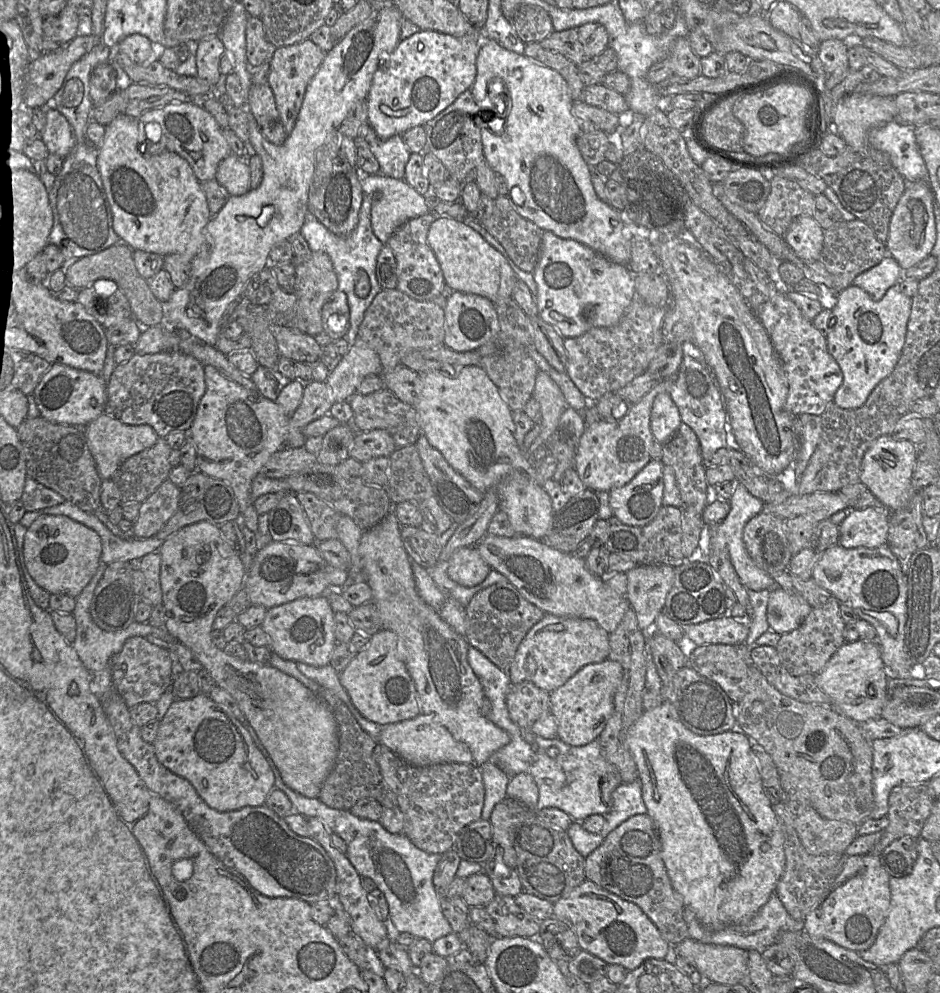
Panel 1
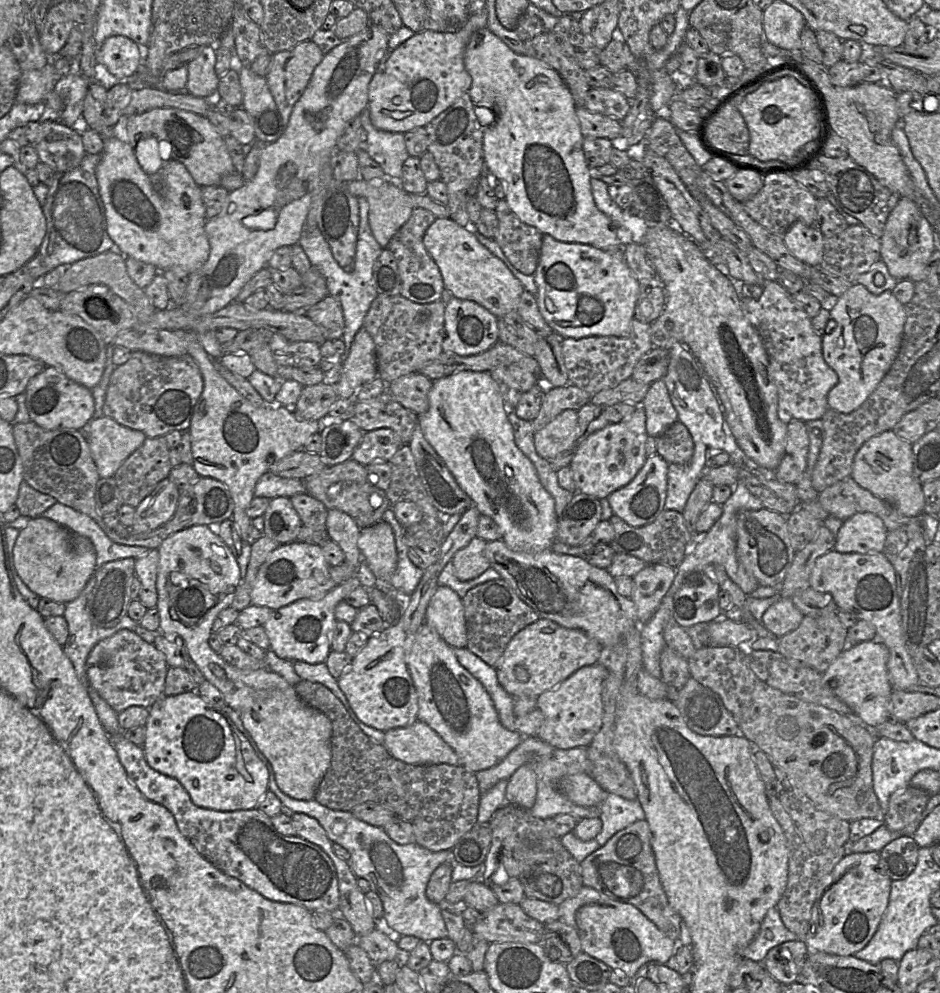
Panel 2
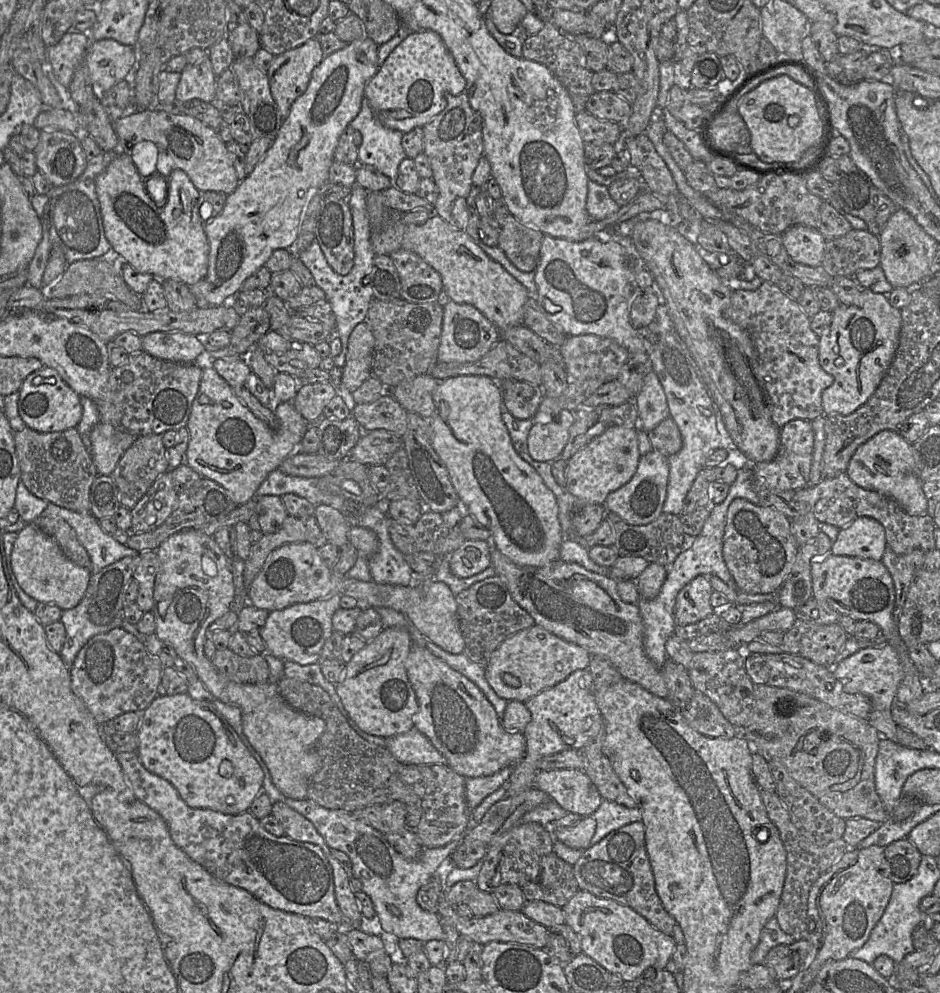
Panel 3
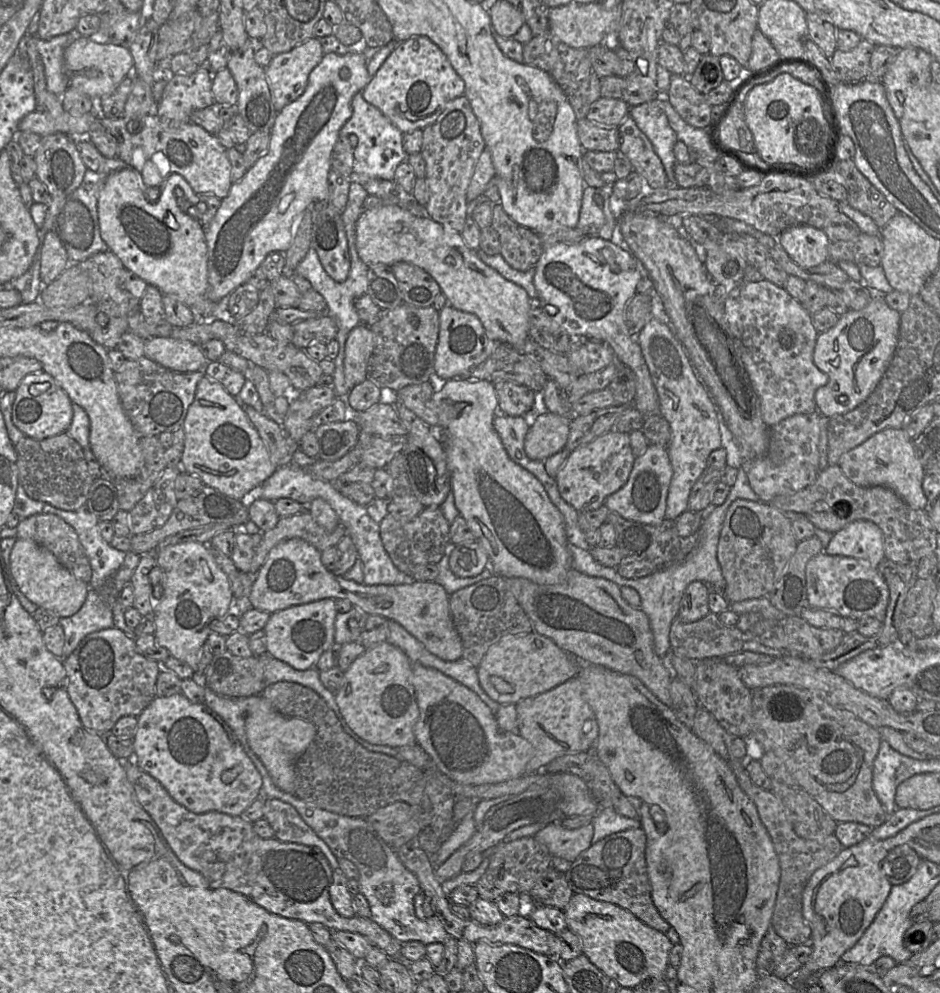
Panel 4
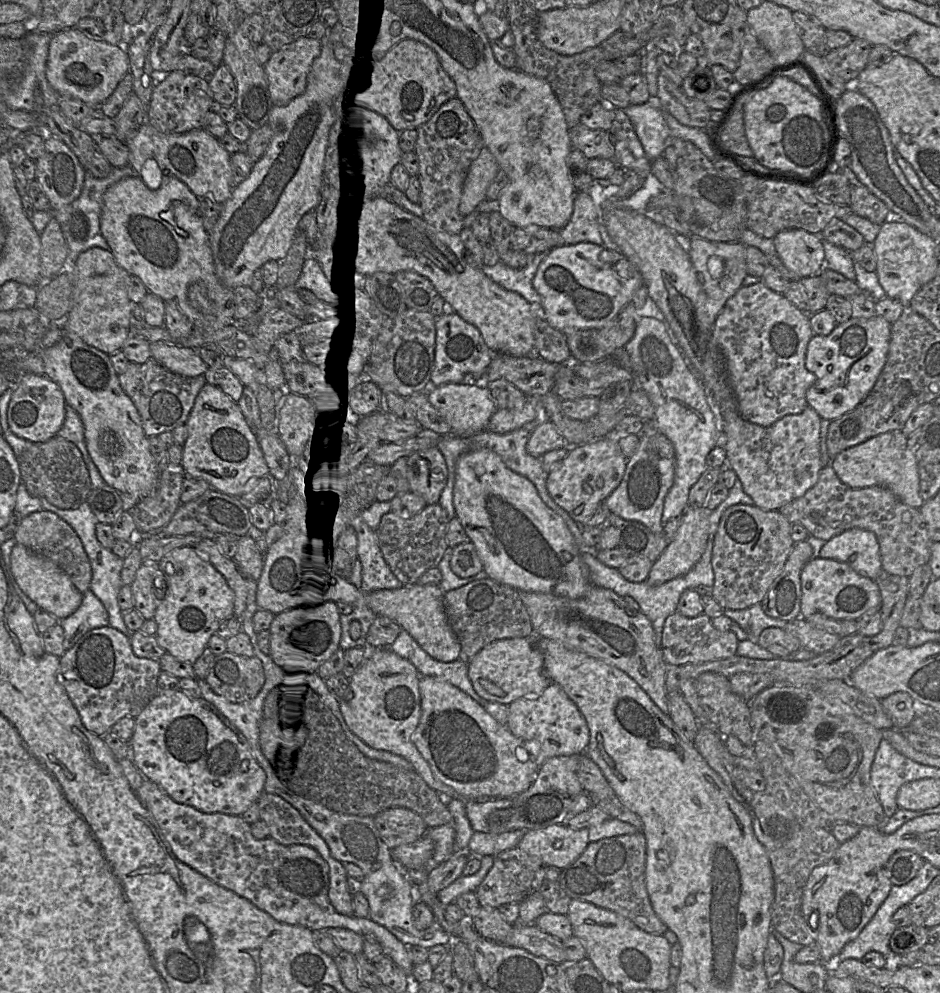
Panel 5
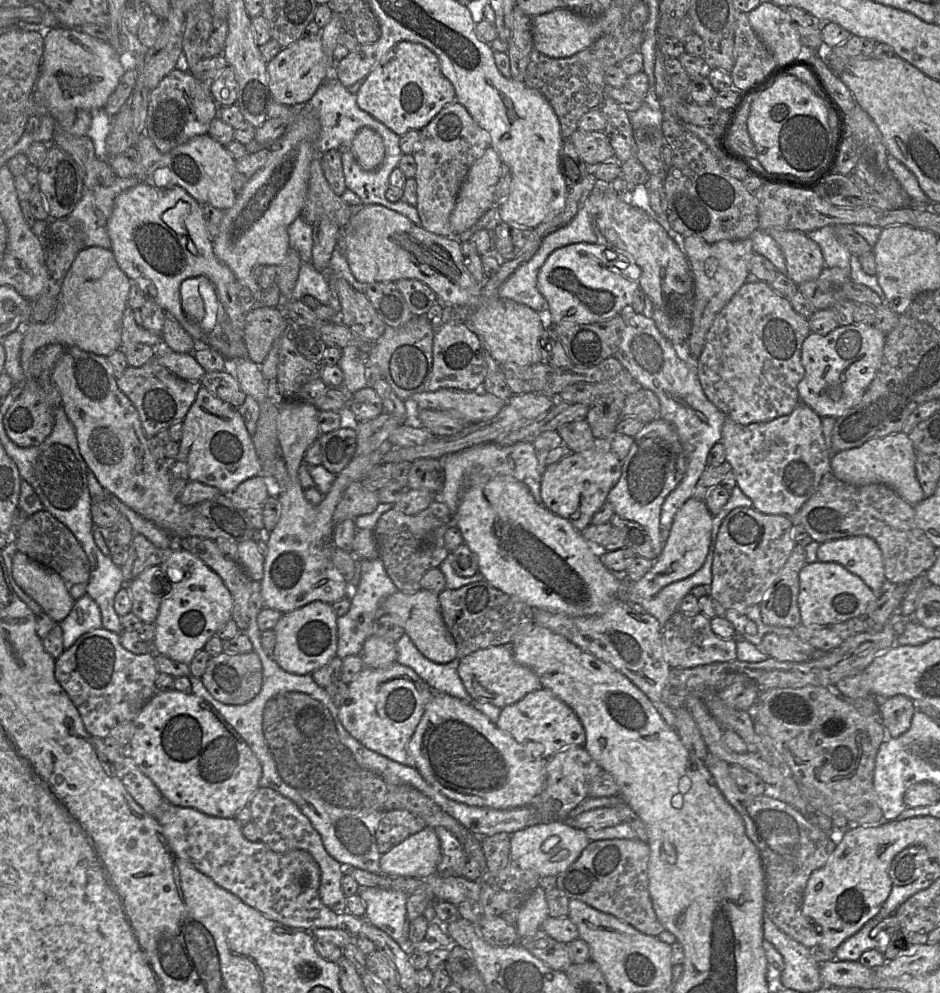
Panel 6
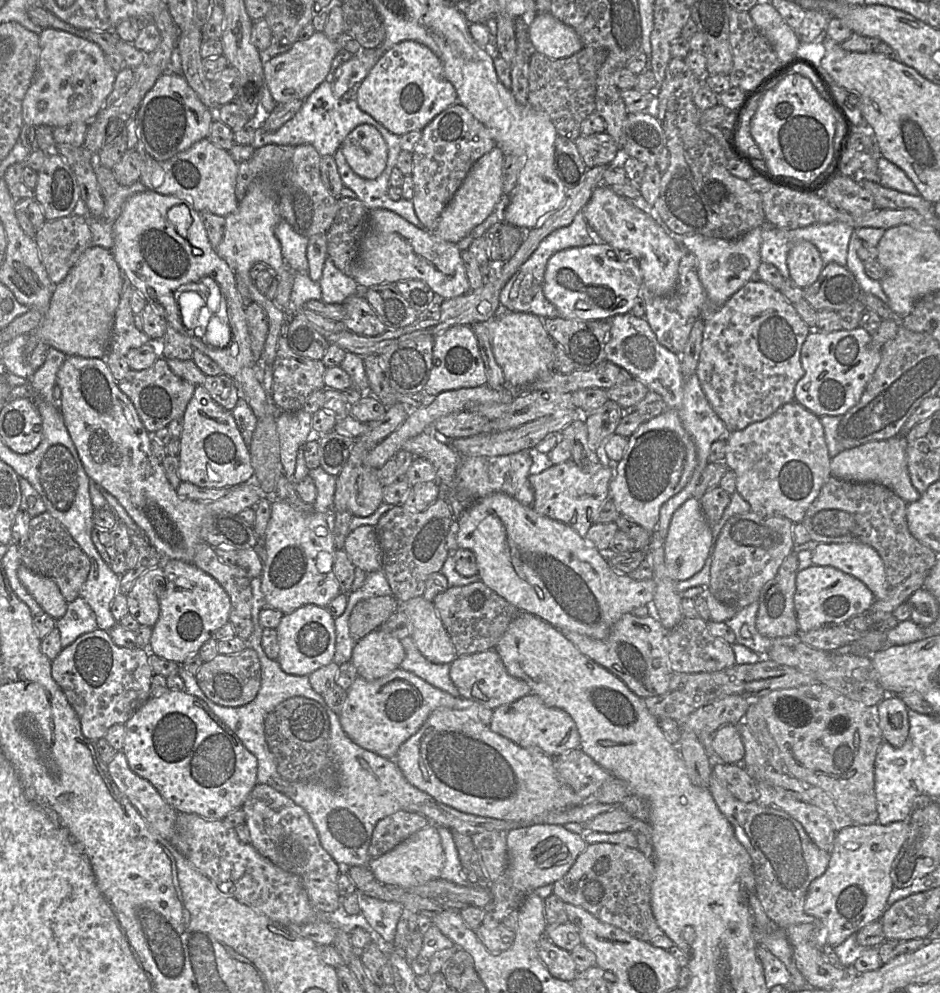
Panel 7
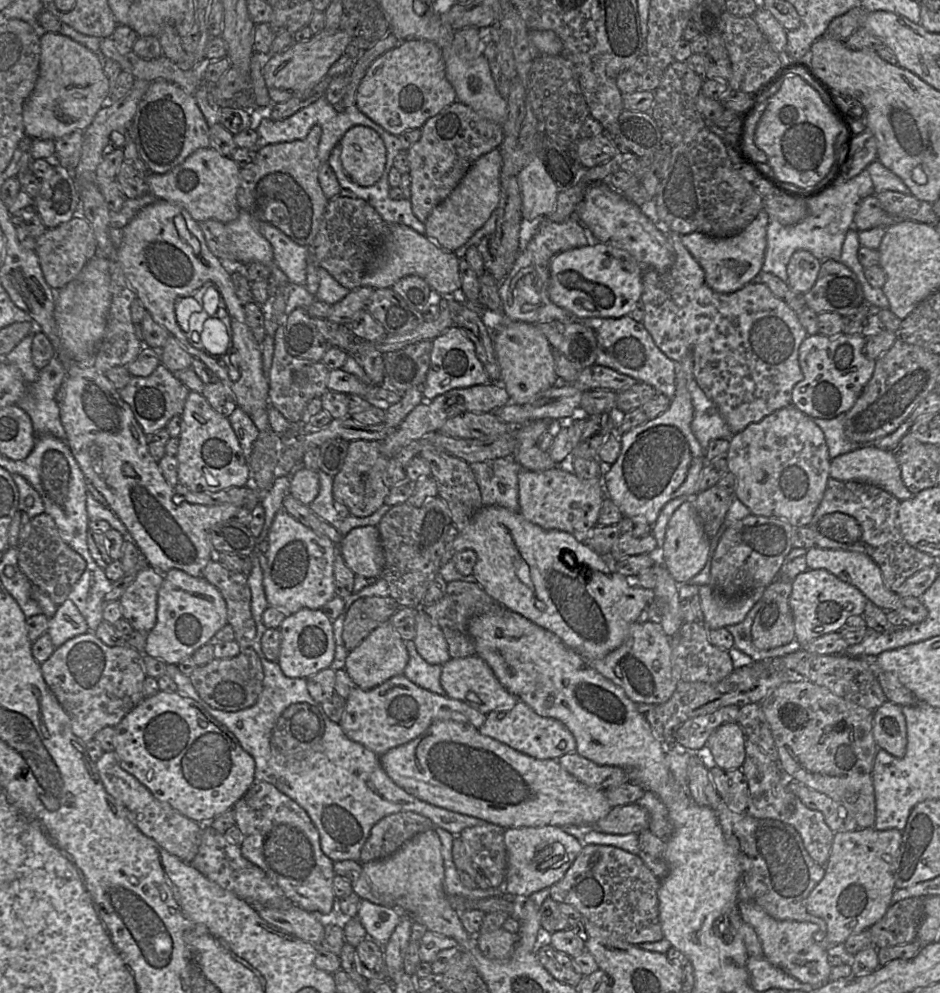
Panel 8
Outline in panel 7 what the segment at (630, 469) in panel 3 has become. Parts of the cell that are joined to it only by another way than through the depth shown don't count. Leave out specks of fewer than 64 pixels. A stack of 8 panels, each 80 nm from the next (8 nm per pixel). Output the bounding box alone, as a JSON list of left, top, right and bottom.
[530,459,614,538]

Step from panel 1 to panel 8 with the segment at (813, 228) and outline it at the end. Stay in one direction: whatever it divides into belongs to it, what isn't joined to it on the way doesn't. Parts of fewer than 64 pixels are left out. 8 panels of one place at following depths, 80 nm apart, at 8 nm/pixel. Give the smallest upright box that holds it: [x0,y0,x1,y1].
[787,250,821,294]

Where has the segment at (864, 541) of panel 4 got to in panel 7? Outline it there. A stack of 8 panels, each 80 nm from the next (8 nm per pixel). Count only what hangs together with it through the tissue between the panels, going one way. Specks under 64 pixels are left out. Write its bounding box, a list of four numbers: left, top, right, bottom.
[811,542,890,600]

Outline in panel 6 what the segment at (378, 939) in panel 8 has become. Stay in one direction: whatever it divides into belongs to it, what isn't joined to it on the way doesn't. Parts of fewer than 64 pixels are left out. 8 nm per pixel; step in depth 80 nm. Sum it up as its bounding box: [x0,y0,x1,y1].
[358,887,414,954]

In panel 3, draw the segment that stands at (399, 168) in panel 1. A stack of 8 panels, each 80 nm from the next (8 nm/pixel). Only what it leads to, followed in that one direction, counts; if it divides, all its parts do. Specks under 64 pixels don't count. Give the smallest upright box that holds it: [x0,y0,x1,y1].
[349,97,407,184]

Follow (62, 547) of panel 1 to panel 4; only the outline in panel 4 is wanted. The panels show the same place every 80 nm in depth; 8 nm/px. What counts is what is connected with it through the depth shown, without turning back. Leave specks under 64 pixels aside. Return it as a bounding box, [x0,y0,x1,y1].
[10,539,89,618]

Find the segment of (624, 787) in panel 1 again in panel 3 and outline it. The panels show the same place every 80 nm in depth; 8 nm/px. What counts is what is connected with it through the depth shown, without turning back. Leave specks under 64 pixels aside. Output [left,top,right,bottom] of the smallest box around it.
[591,800,642,844]

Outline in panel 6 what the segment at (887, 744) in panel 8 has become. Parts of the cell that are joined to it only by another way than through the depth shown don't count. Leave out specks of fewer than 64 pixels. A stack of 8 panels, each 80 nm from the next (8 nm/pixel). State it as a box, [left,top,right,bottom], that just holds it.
[879,695,916,738]

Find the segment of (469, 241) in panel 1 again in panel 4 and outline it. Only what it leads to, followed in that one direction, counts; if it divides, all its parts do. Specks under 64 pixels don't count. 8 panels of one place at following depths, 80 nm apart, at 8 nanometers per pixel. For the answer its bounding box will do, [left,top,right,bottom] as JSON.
[355,205,534,346]

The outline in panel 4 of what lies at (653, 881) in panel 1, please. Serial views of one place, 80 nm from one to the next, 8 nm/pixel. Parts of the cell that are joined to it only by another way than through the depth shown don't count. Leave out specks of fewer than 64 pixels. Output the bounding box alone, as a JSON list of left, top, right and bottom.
[565,827,670,933]

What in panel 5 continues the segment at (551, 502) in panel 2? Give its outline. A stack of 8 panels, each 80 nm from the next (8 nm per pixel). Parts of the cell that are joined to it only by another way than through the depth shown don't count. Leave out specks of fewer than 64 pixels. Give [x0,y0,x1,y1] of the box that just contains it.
[427,382,593,599]

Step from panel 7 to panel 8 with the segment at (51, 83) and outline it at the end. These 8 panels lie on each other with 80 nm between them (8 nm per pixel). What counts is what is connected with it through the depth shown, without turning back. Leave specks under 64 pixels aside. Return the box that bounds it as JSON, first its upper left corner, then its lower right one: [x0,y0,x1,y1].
[23,32,109,140]

